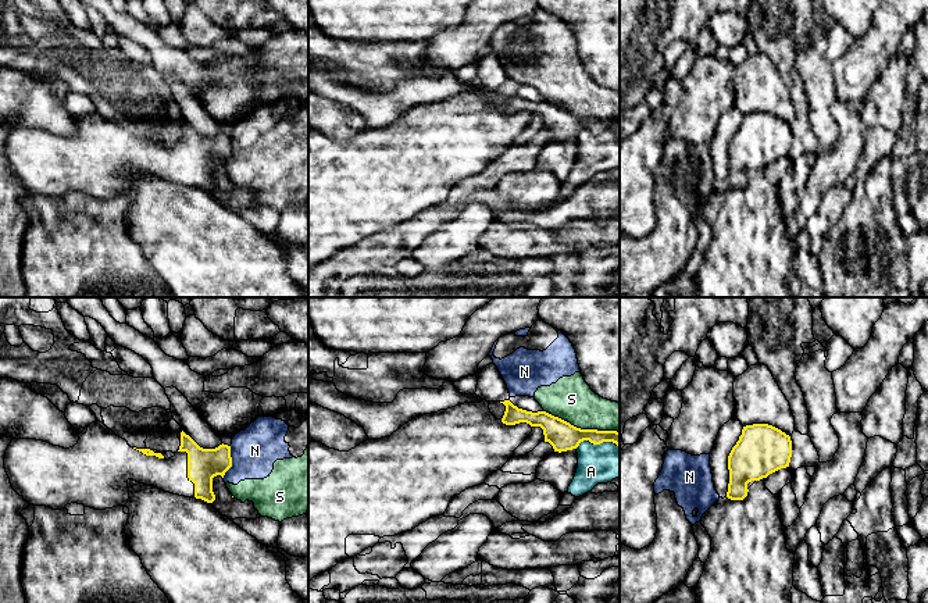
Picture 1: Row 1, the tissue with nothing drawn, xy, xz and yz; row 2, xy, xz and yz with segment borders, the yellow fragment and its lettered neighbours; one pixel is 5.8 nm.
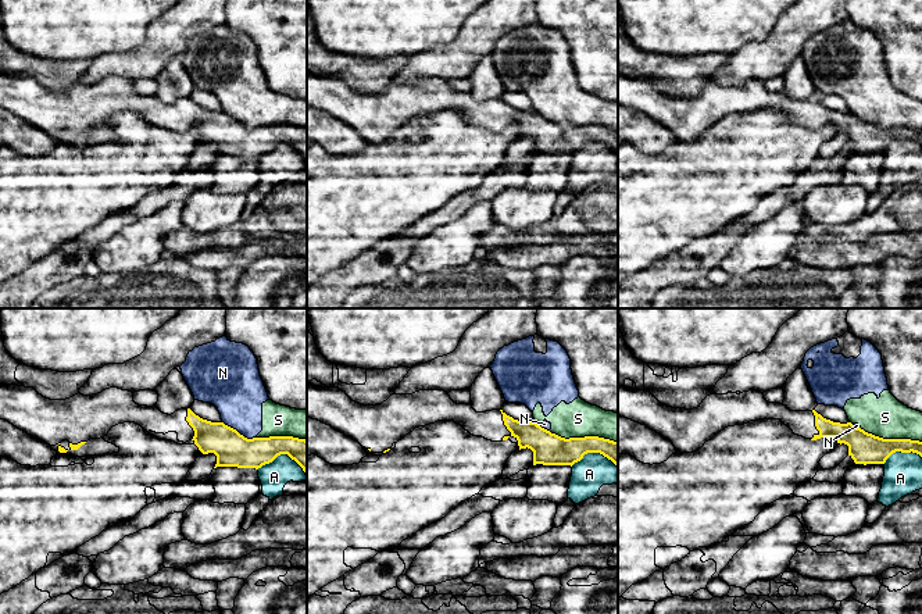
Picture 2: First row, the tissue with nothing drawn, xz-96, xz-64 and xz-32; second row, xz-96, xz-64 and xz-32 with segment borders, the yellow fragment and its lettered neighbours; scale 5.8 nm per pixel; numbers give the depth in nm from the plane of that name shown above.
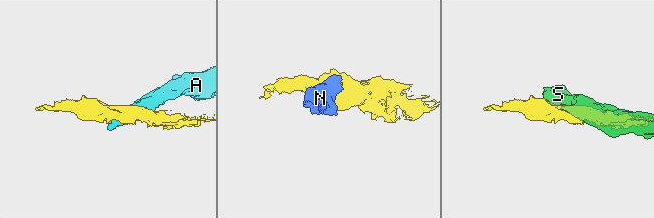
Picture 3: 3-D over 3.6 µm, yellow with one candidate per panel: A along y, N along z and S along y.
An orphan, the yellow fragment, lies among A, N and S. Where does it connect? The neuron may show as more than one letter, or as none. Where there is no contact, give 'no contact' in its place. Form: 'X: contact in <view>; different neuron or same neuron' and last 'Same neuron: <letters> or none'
A: contact in xz; different neuron
N: contact in xy; different neuron
S: contact in xz; different neuron
Same neuron: none

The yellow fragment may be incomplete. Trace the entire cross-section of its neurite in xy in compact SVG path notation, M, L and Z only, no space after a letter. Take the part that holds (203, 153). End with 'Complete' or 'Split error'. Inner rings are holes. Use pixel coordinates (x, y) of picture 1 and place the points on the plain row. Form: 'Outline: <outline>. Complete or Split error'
Outline: M100 110L69 138L19 126L4 143L13 178L29 193L53 199L71 192L94 199L125 195L129 168L213 192L213 167L224 167L231 156L228 133L203 138L182 119L179 139L165 149L150 138L131 136Z. Split error

